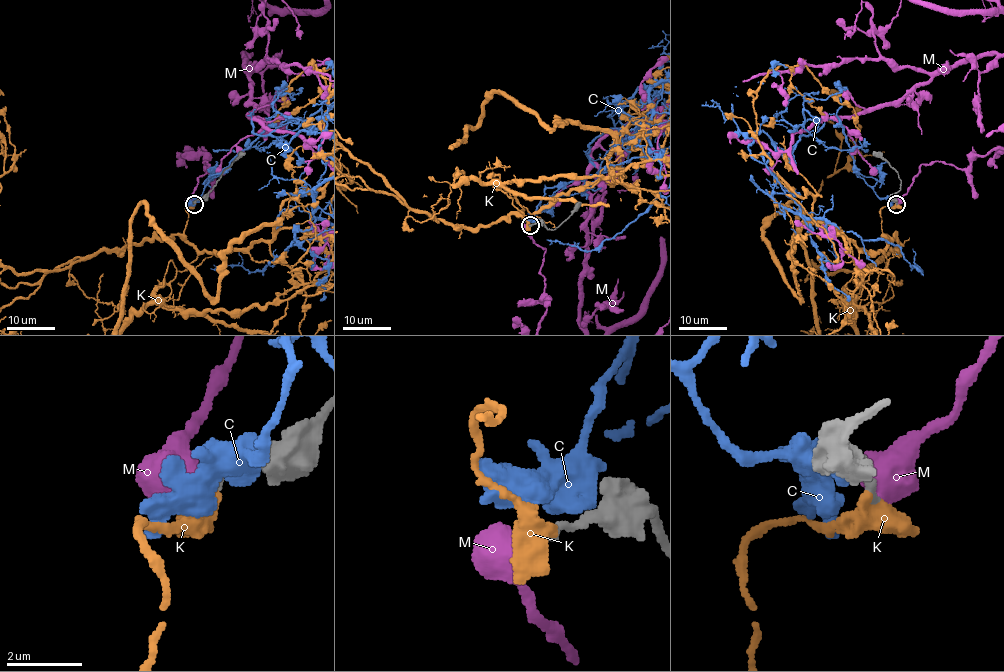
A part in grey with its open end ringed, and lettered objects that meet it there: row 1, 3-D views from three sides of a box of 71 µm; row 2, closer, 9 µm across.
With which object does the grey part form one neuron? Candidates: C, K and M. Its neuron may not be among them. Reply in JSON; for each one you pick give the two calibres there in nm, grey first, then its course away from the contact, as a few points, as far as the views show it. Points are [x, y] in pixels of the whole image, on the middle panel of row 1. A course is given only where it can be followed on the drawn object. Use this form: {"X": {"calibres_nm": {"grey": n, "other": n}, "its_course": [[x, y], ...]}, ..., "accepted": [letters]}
{"K": {"calibres_nm": {"grey": 280, "other": 420}}, "accepted": ["K"]}

